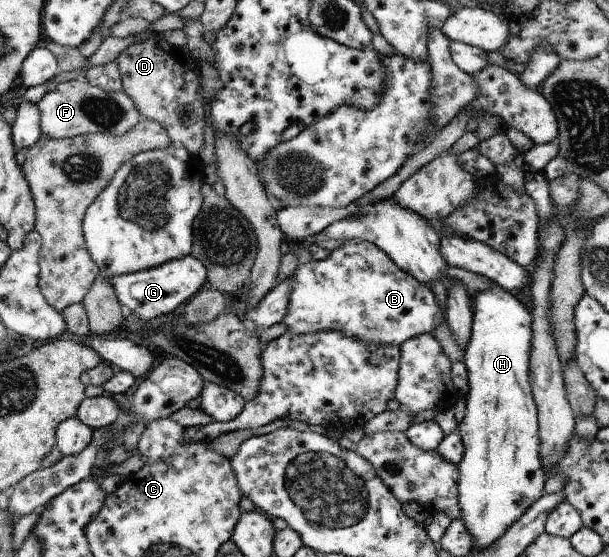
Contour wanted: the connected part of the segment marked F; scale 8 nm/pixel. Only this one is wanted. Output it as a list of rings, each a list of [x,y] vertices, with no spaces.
[[[78,80],[57,84],[53,91],[37,102],[37,107],[41,111],[42,133],[53,138],[72,138],[98,131],[121,137],[136,128],[142,120],[136,103],[125,91],[108,91]]]

